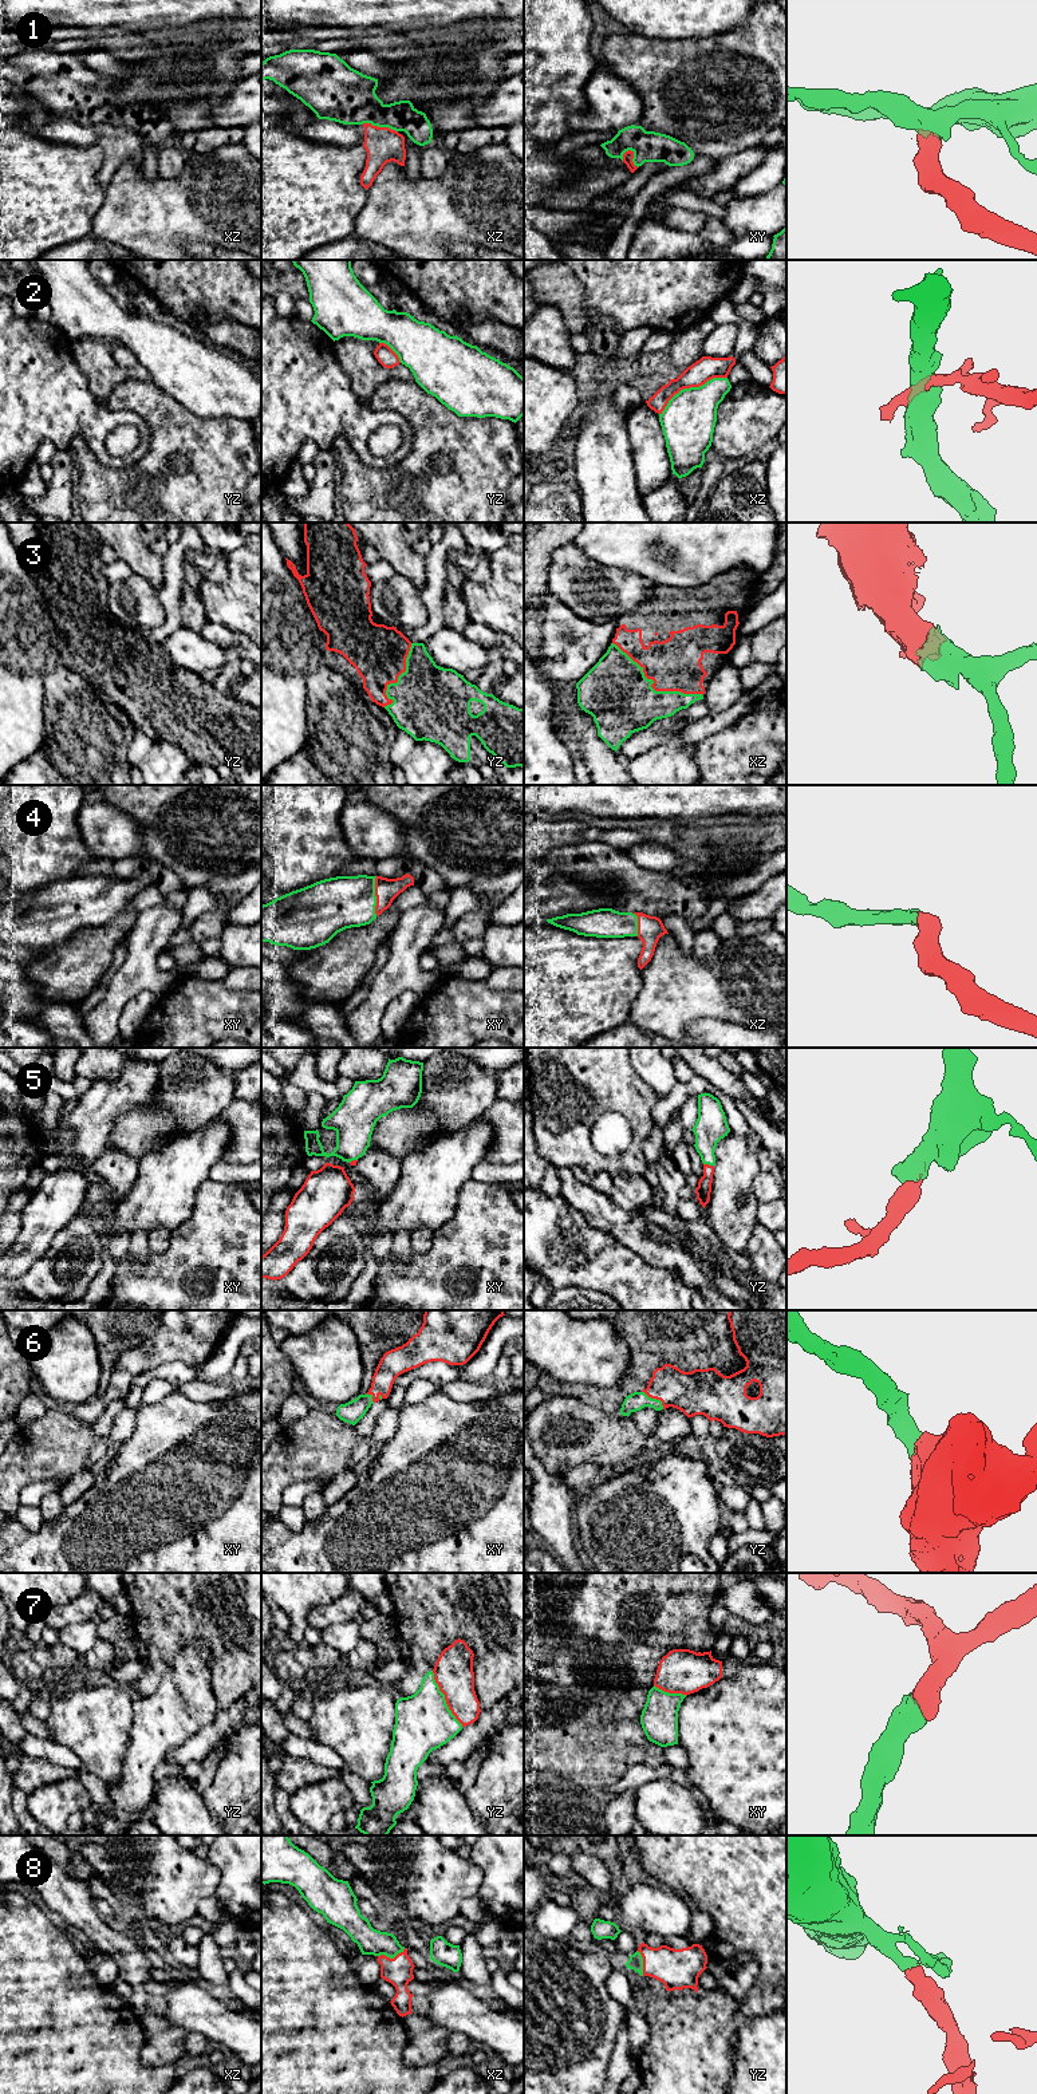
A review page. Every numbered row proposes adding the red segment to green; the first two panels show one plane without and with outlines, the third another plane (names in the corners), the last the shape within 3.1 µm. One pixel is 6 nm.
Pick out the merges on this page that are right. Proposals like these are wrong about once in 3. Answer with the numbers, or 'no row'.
3, 4, 5, 6, 7, 8

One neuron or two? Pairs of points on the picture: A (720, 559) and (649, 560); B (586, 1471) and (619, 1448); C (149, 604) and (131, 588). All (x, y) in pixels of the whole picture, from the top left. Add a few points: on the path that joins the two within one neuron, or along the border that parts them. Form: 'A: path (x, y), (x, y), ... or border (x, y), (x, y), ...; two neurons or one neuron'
A: path (702, 559), (666, 560); one neuron
B: border (598, 1464), (580, 1463), (566, 1473); two neurons
C: path (145, 602), (135, 592); one neuron

